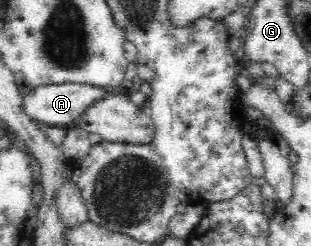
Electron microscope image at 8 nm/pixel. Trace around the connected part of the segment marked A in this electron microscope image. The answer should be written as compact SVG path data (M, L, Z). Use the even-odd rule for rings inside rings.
M61 83L51 84L49 86L39 86L31 90L30 94L23 95L22 110L26 116L31 117L37 123L45 123L51 126L70 127L74 125L82 113L93 106L99 100L105 99L113 94L115 90L107 90L101 87L84 85L81 83Z

